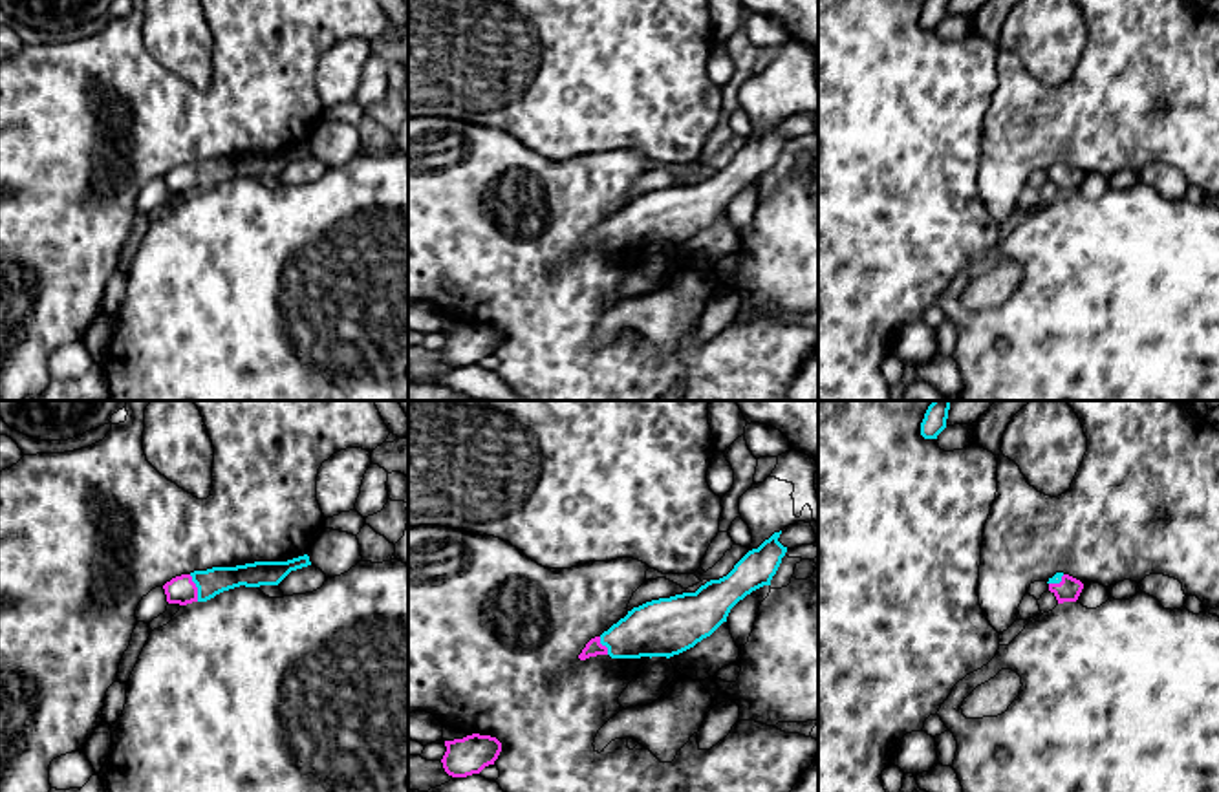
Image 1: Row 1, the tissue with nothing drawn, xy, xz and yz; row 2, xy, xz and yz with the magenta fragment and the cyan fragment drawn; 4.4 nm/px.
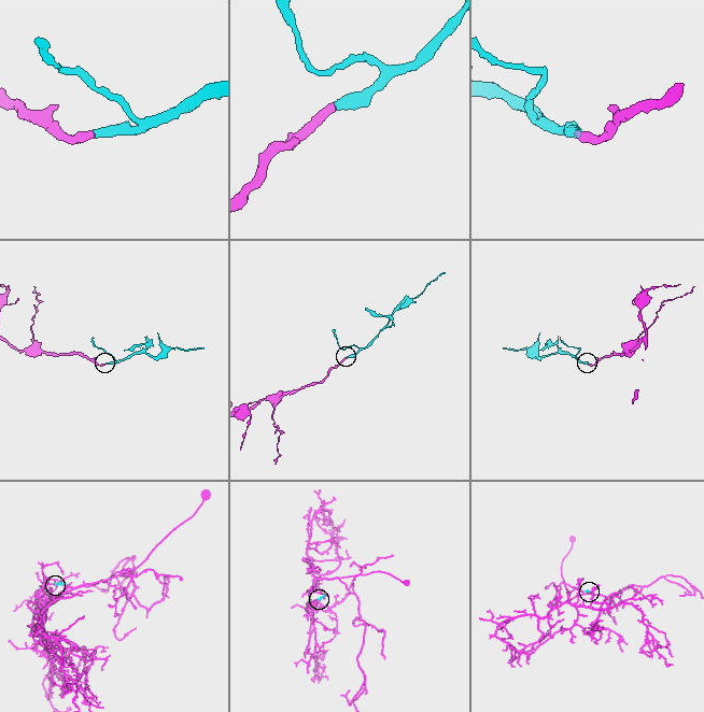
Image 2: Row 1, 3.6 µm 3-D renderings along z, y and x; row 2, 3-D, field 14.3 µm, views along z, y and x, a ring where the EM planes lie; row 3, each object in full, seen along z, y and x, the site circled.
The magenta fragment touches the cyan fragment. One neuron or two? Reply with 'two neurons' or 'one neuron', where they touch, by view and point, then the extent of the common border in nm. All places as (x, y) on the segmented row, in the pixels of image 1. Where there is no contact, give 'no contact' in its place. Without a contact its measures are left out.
one neuron; contact xy (196, 588); length 130 nm

